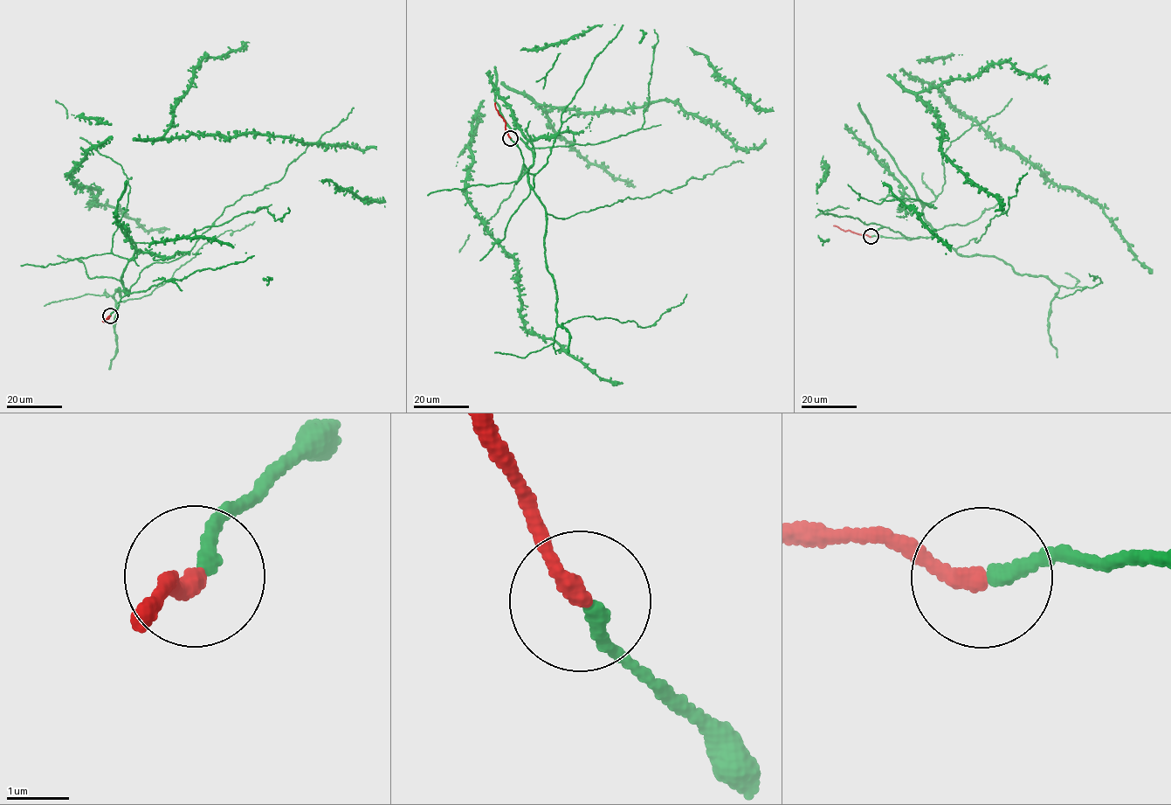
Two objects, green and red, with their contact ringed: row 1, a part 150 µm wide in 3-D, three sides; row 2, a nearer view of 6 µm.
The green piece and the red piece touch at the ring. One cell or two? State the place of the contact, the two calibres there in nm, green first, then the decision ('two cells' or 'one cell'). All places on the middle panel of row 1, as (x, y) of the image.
place (510, 138); calibres 240 and 280 nm; one cell

